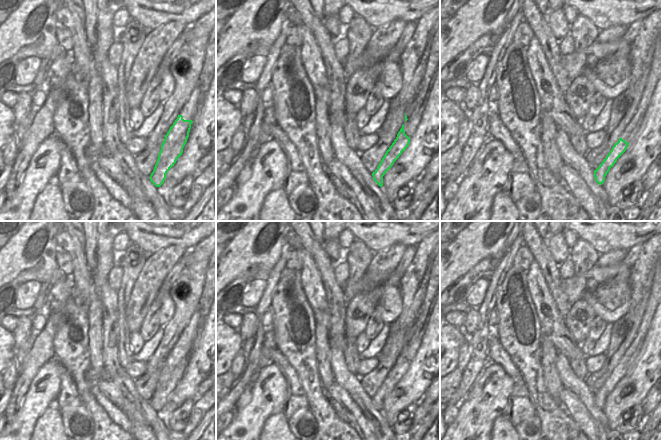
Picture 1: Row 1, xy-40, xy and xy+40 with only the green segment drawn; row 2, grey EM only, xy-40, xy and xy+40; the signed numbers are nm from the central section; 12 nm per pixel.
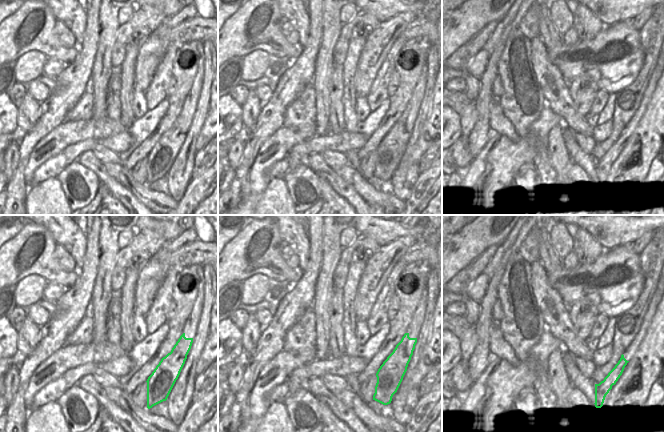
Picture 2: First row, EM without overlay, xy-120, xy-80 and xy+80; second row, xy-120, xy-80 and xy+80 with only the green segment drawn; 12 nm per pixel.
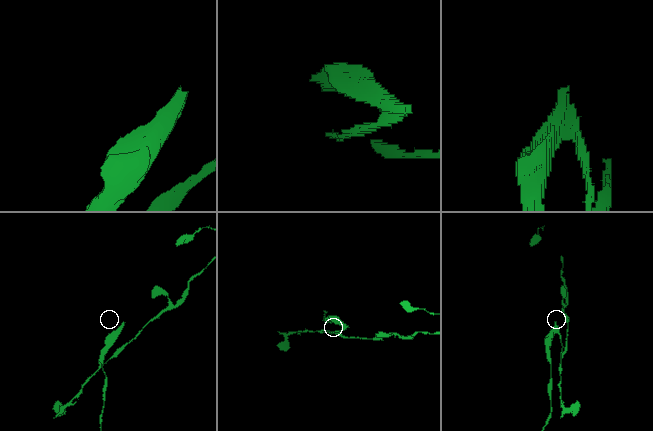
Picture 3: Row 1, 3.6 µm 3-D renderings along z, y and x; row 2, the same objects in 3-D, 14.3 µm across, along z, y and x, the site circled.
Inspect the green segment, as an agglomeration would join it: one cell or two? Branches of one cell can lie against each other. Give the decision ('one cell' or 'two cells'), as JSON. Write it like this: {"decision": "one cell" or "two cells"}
{"decision": "two cells"}

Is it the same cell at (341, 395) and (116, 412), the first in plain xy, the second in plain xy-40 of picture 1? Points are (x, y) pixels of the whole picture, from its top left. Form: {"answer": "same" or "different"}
{"answer": "different"}

